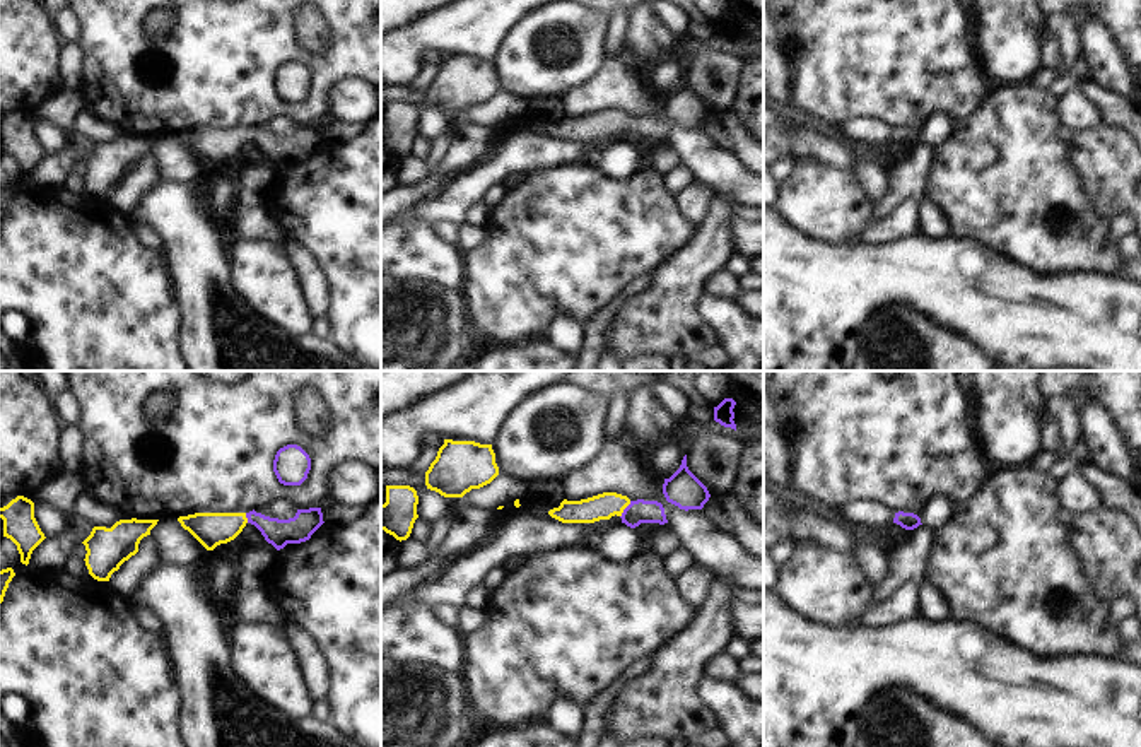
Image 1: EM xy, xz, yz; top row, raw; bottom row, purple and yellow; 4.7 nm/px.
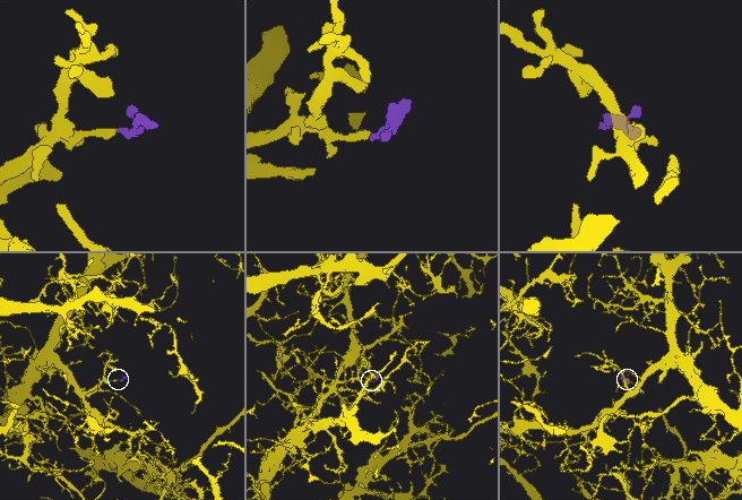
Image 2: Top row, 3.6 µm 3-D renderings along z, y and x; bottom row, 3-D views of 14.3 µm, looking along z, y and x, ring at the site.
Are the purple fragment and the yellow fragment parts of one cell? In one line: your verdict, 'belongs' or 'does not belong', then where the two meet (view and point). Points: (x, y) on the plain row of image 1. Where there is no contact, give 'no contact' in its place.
belongs | xz (624, 127)

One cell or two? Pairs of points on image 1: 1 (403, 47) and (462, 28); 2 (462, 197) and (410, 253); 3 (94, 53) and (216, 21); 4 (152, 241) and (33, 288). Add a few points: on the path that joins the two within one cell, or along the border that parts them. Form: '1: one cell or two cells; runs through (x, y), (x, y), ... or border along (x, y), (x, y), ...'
1: one cell; runs through (417, 36), (429, 31), (448, 31)
2: two cells; border along (398, 217), (424, 217), (432, 224)
3: one cell; runs through (130, 79), (144, 89), (169, 89), (202, 57)
4: two cells; border along (132, 223), (135, 238), (144, 247), (159, 252)

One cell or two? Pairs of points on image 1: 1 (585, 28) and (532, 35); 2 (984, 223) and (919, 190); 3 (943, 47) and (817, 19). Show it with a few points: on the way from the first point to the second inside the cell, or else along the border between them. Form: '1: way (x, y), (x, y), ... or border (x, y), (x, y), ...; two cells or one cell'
1: way (571, 35), (545, 35); one cell
2: border (935, 154), (928, 200); two cells
3: way (912, 47), (856, 47), (848, 38); one cell

